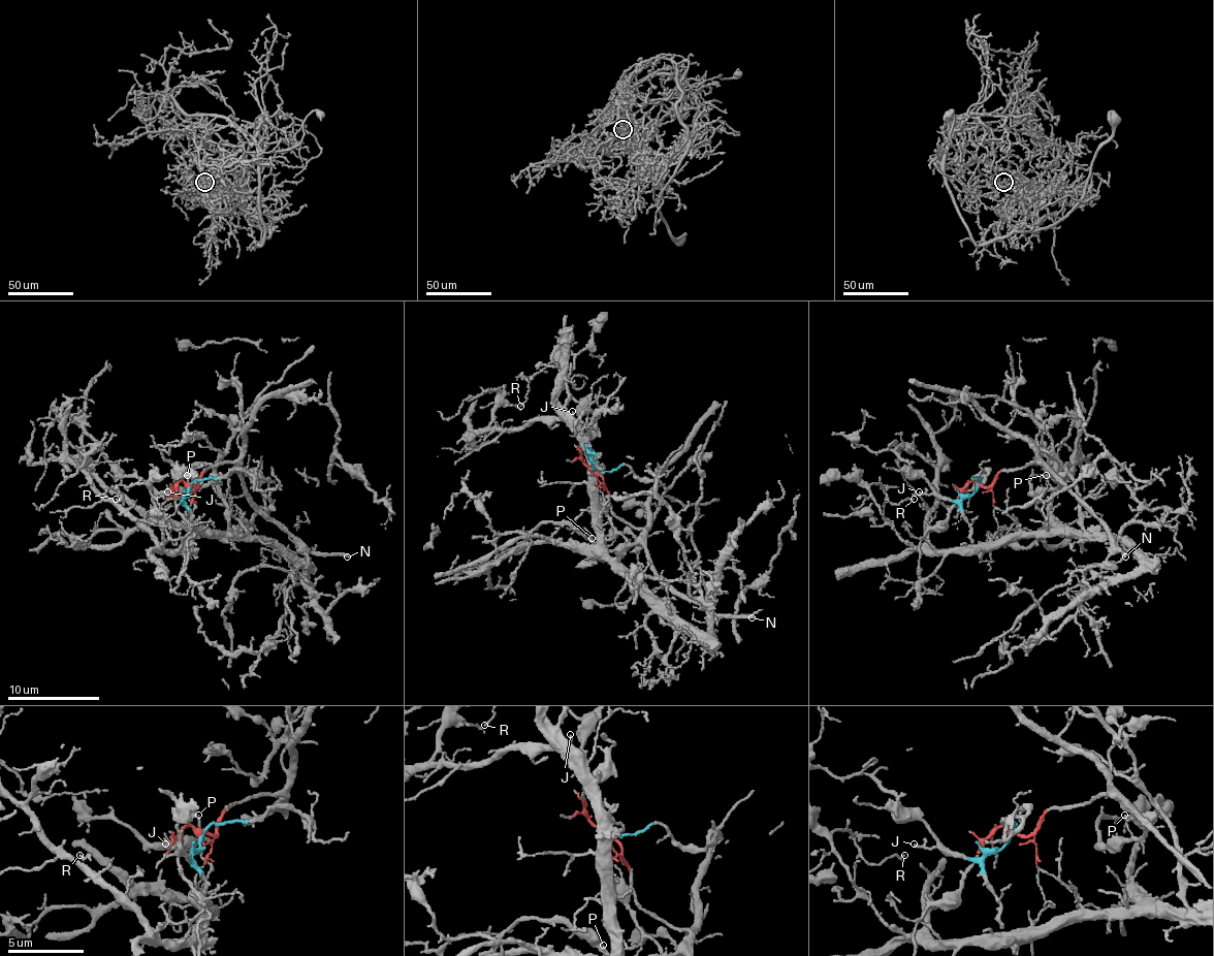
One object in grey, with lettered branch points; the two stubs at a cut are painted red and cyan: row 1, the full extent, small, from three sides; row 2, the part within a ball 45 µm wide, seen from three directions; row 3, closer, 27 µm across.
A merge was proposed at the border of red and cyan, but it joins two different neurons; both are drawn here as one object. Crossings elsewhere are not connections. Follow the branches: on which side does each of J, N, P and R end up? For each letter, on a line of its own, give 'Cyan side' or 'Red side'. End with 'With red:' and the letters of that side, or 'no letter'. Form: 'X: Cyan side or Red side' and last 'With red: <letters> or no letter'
J: Cyan side
N: Red side
P: Red side
R: Cyan side
With red: N, P

